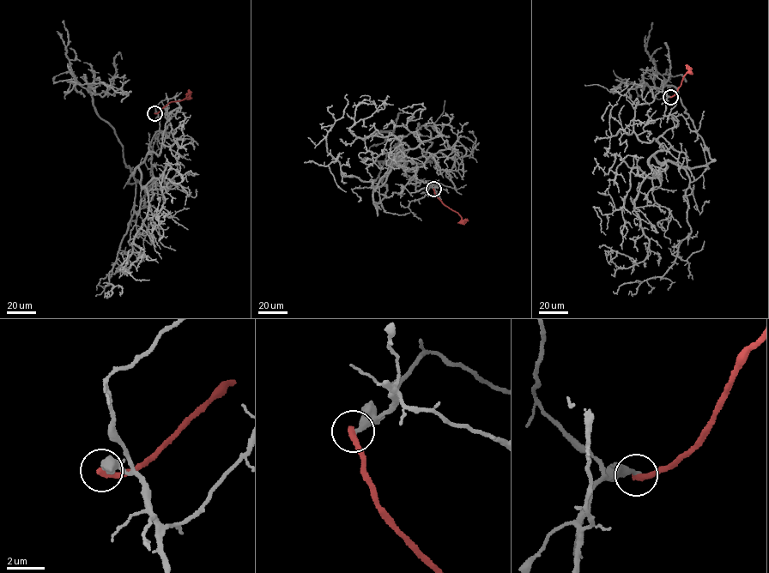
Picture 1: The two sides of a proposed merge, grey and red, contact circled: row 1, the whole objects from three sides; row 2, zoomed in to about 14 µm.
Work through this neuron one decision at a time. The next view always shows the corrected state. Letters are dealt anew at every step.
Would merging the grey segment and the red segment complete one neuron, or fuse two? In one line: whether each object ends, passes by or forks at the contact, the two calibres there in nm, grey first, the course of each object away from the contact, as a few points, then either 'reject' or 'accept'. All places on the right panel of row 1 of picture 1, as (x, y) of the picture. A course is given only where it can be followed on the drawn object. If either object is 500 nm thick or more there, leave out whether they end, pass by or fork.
grey ends there; red ends there; 320 nm thick on the grey side, 320 nm on the other; grey runs (670, 97), (664, 115), (678, 124), (658, 138), (655, 158), (706, 165), (713, 160), (675, 87), (584, 85); red runs (670, 97), (675, 94), (686, 74), (690, 73), (687, 67), (689, 67); reject

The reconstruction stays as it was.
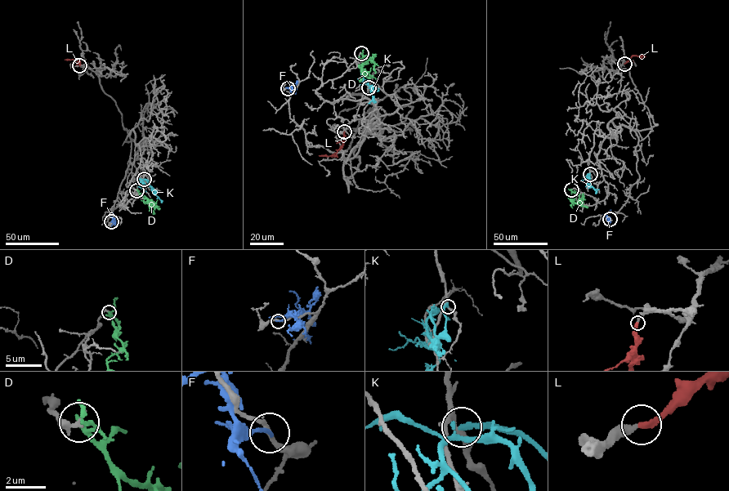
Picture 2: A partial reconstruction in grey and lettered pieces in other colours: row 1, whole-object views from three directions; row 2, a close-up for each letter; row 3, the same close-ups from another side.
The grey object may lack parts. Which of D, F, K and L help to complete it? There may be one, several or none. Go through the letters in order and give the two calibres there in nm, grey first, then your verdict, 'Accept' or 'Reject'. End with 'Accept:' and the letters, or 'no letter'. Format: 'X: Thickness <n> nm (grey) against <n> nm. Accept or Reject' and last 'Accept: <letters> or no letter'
D: Thickness 360 nm (grey) against 180 nm. Reject
F: Thickness 220 nm (grey) against 220 nm. Reject
K: Thickness 200 nm (grey) against 240 nm. Reject
L: Thickness 320 nm (grey) against 320 nm. Accept
Accept: L

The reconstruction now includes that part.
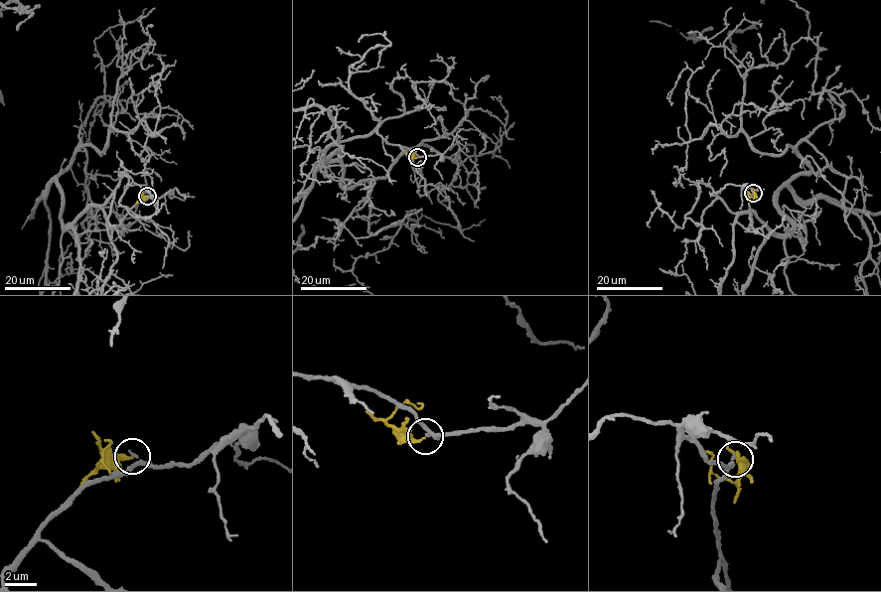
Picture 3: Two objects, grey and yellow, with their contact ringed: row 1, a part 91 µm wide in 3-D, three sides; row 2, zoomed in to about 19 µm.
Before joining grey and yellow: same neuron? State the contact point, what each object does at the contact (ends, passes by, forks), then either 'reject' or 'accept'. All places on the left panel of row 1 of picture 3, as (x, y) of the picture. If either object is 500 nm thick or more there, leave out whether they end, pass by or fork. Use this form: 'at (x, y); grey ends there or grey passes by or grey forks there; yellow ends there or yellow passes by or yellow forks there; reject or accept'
at (147, 196); grey passes by; yellow ends there; reject

